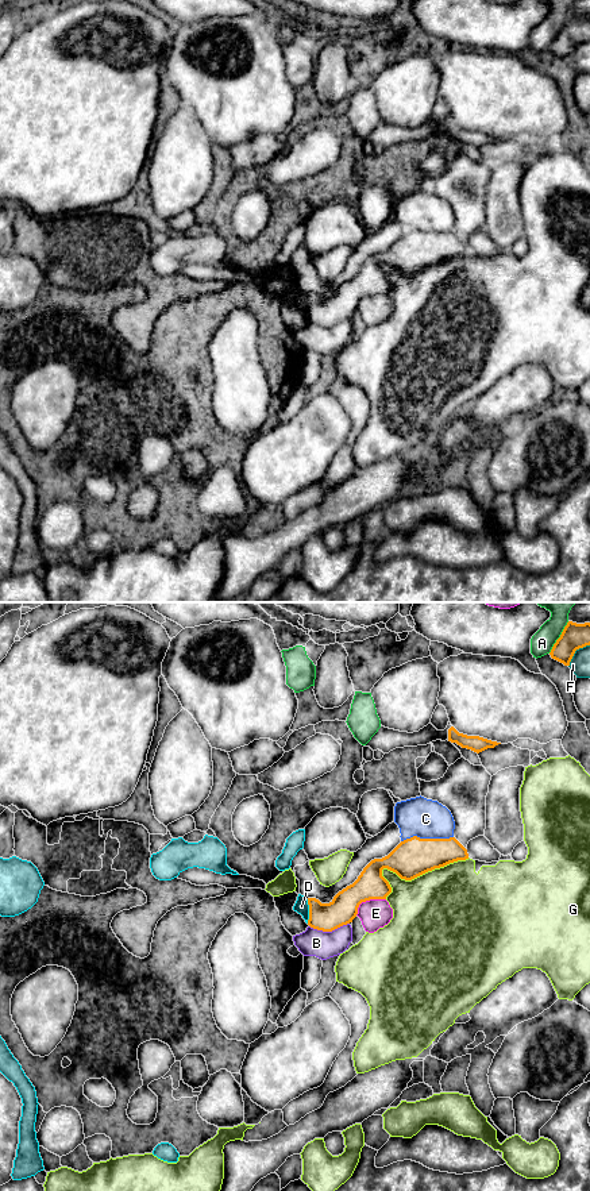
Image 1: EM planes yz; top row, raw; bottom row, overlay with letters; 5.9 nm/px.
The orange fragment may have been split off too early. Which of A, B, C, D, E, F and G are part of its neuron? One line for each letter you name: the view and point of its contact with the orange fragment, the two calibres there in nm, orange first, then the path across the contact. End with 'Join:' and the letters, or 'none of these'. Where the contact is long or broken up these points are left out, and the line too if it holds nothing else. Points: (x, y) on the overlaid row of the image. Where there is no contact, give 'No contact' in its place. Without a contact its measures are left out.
Join: none of these

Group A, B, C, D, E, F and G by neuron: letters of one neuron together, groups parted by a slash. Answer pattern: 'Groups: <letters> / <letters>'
Groups: A D / B / C / E / F / G

